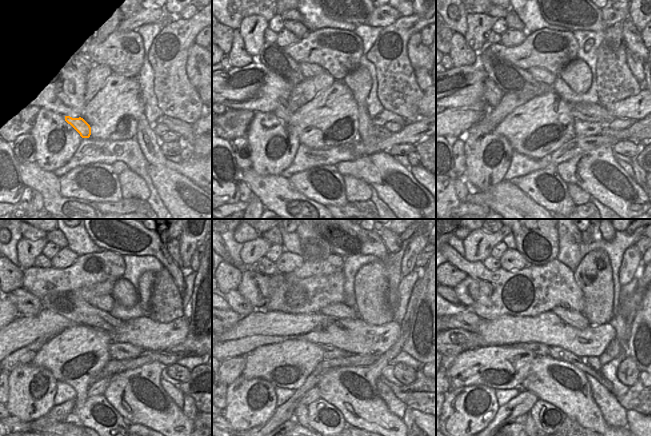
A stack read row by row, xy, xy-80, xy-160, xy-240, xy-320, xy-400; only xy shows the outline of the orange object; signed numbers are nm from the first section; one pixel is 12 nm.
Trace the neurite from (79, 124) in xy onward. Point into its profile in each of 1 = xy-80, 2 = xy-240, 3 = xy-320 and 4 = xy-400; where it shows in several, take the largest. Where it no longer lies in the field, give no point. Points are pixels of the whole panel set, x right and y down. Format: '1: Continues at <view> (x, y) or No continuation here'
1: Continues at xy-80 (281, 112)
2: Continues at xy-240 (27, 304)
3: Continues at xy-320 (237, 303)
4: Continues at xy-400 (456, 301).

